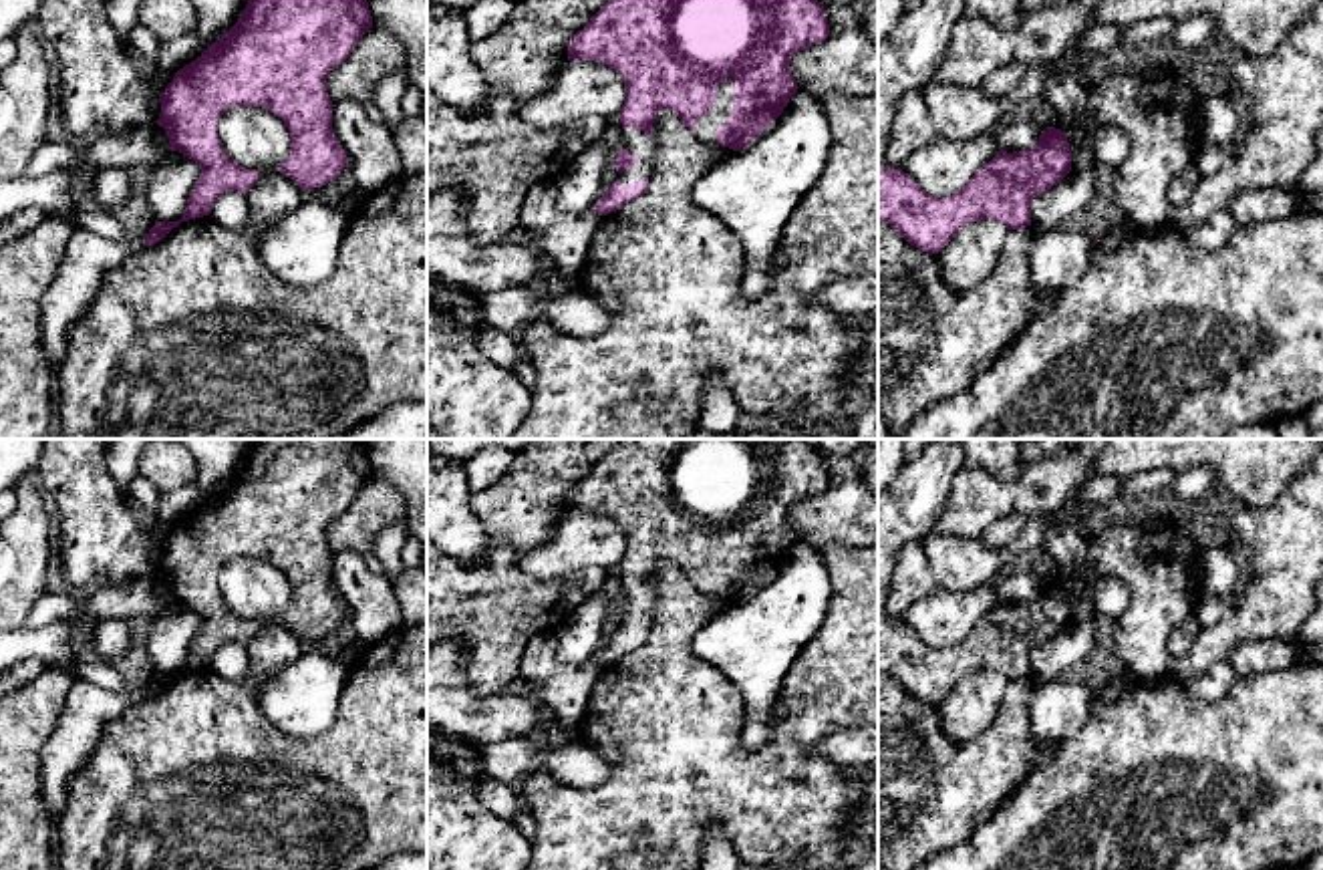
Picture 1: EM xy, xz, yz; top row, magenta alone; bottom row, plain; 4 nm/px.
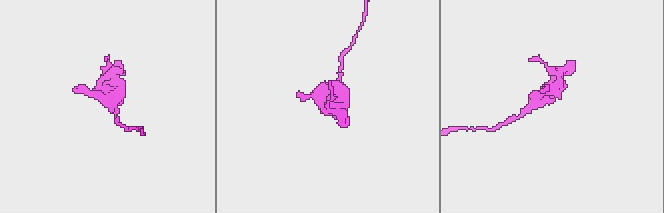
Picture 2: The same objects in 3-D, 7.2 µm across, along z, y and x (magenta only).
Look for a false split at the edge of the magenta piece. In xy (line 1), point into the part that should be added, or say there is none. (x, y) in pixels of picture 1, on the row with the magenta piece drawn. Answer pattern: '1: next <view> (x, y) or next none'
1: next none

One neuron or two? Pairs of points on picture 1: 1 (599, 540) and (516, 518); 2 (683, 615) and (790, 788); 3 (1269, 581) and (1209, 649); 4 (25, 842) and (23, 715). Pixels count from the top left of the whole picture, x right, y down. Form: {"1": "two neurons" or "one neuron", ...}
{"1": "two neurons", "2": "one neuron", "3": "one neuron", "4": "one neuron"}

